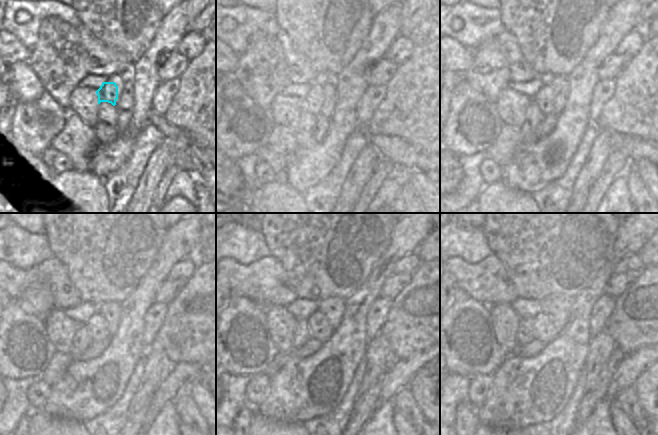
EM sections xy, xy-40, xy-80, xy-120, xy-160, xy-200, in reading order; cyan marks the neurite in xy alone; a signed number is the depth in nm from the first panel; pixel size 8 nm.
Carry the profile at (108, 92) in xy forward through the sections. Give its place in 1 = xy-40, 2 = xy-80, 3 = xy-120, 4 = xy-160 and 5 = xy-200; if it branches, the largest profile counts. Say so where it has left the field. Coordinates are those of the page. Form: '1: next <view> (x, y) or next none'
1: next xy-40 (321, 93)
2: next xy-80 (544, 99)
3: next xy-120 (97, 326)
4: next xy-160 (320, 328)
5: next xy-200 (545, 330)

